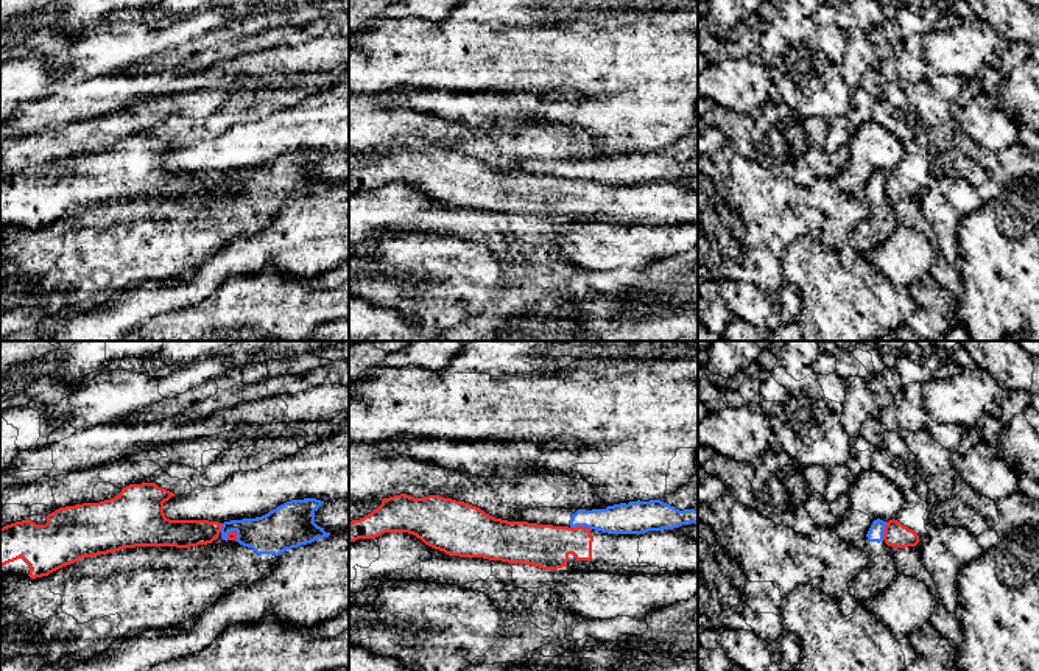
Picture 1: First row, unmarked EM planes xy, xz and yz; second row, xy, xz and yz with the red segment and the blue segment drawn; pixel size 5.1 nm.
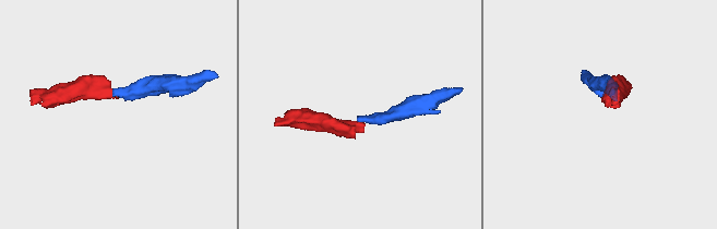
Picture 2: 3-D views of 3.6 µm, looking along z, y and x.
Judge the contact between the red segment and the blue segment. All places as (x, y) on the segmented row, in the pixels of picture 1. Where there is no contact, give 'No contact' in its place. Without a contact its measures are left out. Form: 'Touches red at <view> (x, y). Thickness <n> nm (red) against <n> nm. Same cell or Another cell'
Touches red at xz (581, 526). Thickness 220 nm (red) against 160 nm. Another cell

